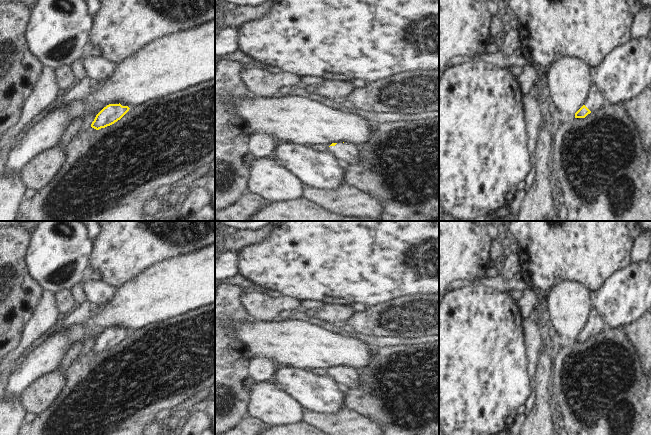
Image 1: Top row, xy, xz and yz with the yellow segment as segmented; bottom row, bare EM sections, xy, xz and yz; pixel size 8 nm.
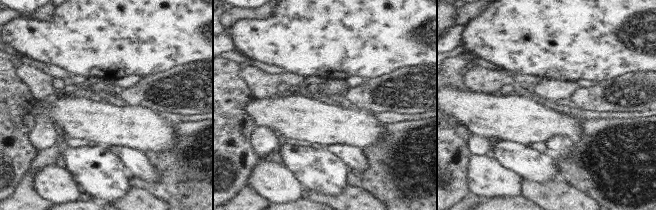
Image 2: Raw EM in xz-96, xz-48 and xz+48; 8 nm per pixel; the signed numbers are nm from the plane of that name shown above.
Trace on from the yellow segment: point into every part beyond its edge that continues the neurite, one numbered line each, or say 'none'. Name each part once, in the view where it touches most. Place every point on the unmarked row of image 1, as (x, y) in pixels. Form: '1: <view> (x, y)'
1: xz (347, 376)

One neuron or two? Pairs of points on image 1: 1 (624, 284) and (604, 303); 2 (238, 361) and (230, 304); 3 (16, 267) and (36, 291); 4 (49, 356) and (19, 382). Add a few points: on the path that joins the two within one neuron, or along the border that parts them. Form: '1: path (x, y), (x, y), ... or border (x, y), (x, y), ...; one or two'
1: path (619, 289), (609, 299); one
2: path (227, 347), (227, 318); one
3: path (18, 273), (30, 285); one
4: path (42, 359), (26, 375); one

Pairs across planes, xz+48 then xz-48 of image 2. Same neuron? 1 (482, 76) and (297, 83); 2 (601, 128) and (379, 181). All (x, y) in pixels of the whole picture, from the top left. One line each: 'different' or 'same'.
1: same
2: same

